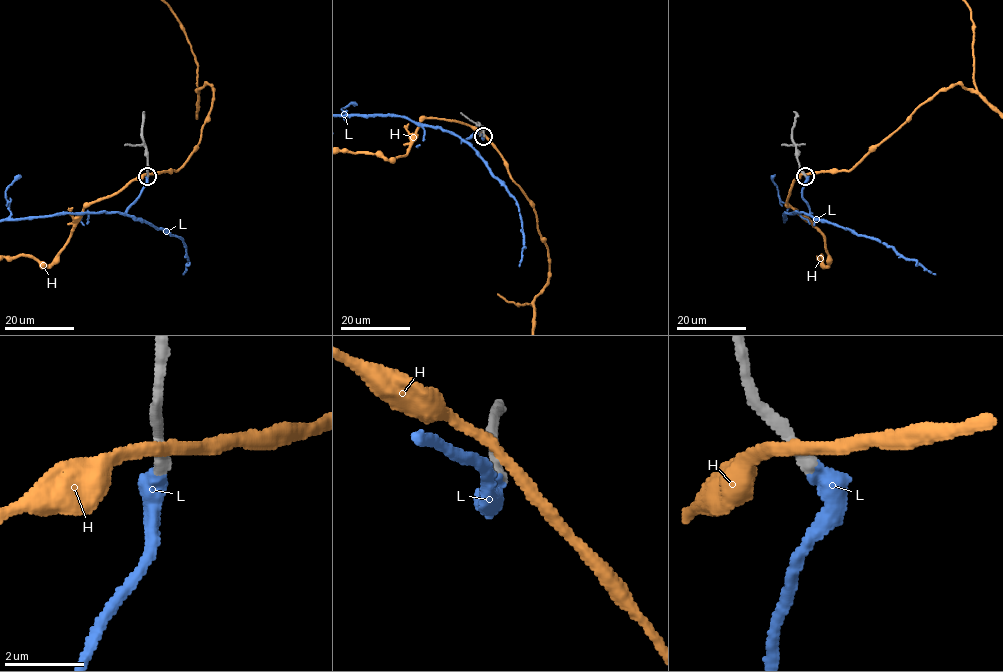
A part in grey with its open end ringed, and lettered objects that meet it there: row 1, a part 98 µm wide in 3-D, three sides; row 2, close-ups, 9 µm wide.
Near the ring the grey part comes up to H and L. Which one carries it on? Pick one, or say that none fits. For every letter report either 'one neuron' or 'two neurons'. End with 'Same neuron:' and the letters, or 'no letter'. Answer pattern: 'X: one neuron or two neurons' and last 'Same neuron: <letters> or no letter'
H: two neurons
L: one neuron
Same neuron: L

